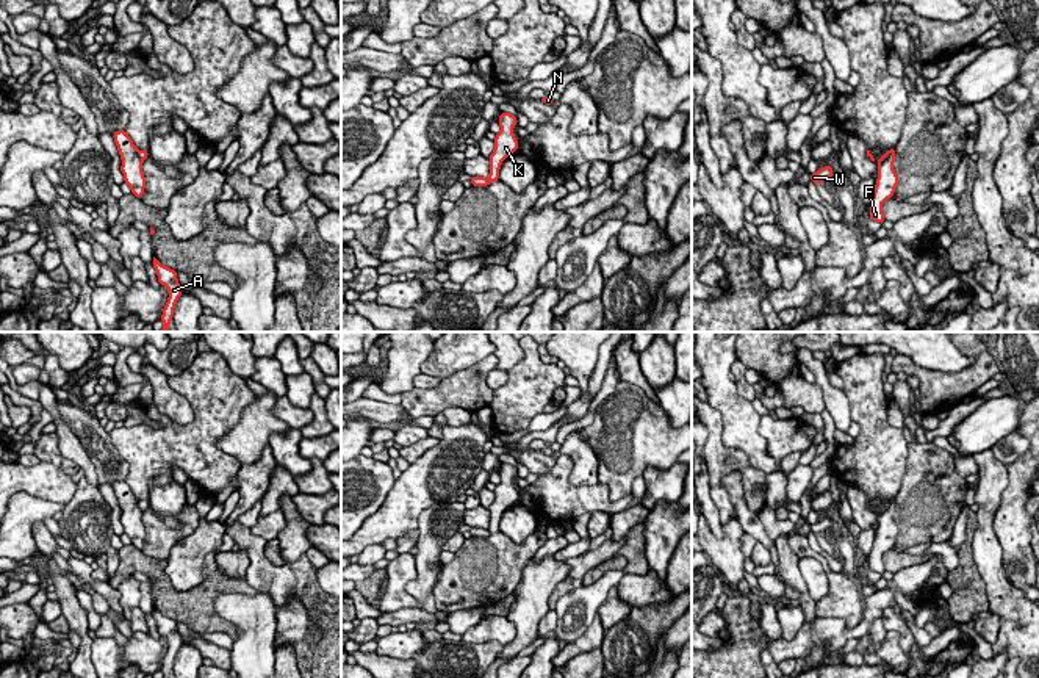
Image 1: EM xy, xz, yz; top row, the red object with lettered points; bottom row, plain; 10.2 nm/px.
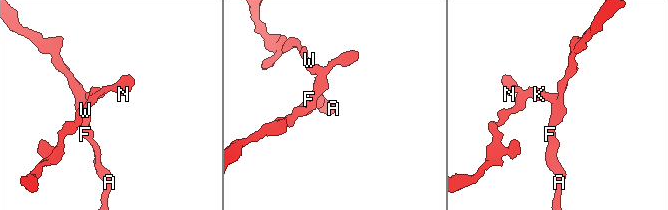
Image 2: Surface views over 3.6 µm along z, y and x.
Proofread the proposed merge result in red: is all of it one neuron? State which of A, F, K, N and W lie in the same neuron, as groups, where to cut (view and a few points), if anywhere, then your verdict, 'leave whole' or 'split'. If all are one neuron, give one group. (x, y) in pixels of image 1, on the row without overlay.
A F / K N W | xz (487, 530), (492, 533) | split

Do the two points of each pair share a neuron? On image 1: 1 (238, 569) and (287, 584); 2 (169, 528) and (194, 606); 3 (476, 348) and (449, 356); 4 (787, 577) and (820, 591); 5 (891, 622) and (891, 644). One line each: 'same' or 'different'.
1: different
2: different
3: same
4: different
5: different

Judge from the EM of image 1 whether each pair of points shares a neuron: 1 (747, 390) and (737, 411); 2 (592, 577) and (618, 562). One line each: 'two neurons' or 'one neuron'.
1: two neurons
2: one neuron

